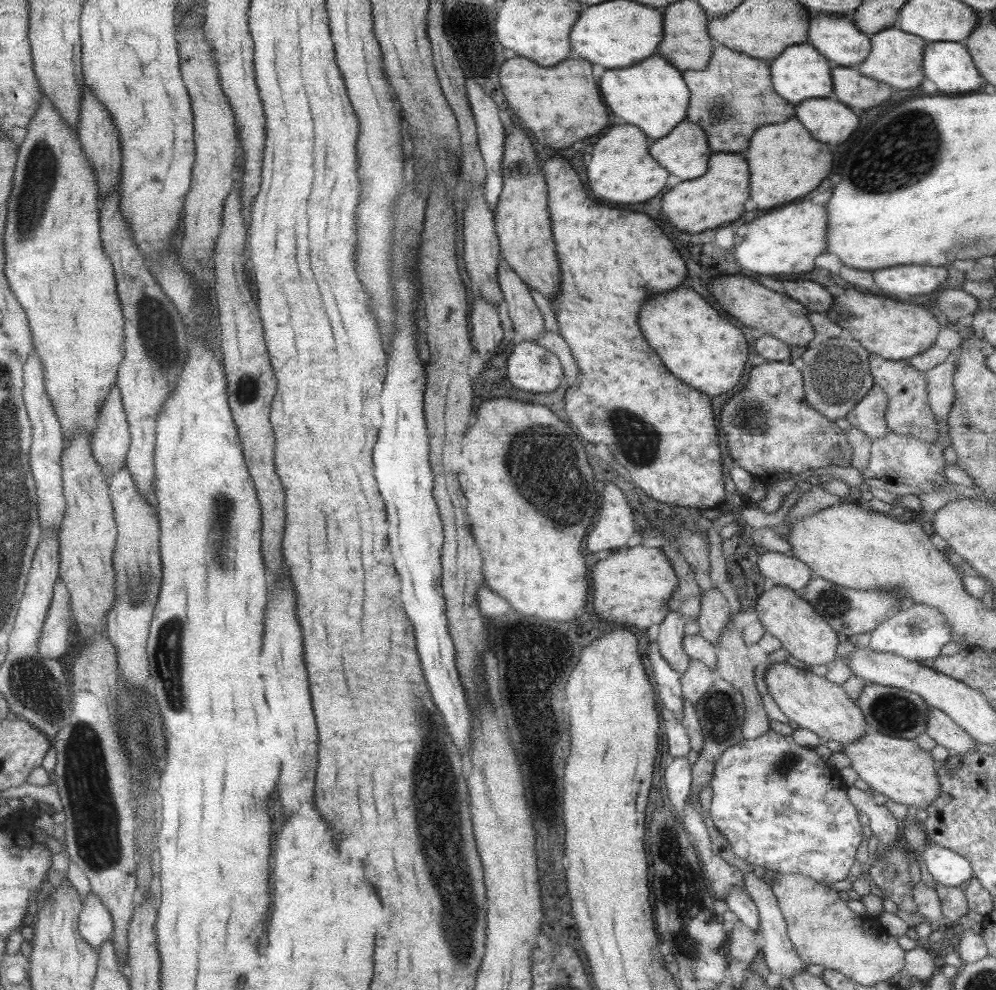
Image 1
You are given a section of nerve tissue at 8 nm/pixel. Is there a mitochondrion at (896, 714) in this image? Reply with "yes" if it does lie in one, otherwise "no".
yes

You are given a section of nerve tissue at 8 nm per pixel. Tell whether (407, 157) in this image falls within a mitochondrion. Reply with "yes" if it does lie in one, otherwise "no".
no

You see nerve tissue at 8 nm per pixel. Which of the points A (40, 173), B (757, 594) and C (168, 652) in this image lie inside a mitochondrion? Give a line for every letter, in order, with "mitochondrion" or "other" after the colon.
A: mitochondrion
B: other
C: mitochondrion

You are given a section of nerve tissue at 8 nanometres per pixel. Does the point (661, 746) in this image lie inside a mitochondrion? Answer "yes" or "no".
no

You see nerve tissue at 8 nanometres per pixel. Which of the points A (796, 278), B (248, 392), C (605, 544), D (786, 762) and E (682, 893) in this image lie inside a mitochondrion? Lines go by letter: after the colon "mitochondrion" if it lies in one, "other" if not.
A: other
B: other
C: other
D: mitochondrion
E: mitochondrion

